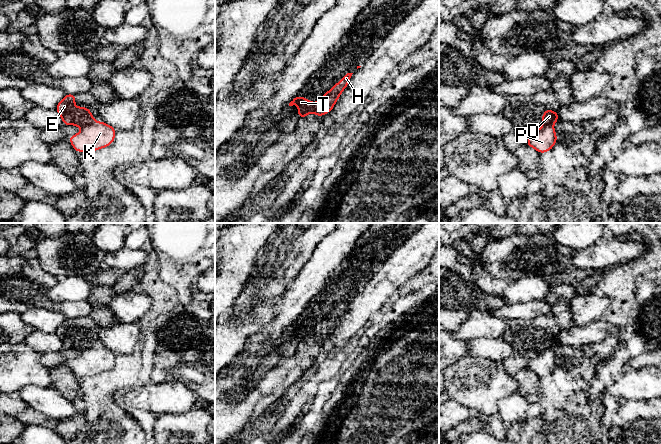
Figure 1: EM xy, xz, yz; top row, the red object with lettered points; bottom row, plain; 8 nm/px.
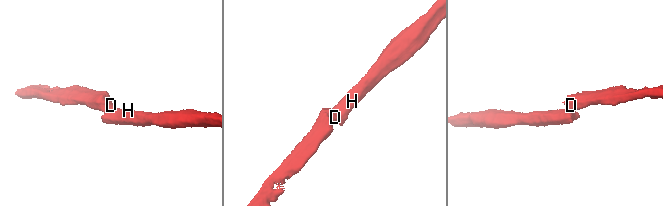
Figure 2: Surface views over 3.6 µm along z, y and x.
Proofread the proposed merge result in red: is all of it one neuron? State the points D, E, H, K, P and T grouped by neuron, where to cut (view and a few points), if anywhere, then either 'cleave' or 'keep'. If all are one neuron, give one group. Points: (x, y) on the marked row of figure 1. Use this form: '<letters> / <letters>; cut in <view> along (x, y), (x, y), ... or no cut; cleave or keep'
D E T / H K P; cut in xy along (94, 122), (83, 128); cleave

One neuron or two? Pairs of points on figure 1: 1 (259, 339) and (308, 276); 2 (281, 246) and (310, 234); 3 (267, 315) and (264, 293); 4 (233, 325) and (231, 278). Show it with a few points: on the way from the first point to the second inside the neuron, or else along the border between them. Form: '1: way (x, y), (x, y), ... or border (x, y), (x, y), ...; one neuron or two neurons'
1: way (275, 326), (285, 316), (300, 292); one neuron
2: way (288, 246), (300, 234), (303, 234); one neuron
3: border (282, 293), (267, 302), (242, 308); two neurons
4: border (232, 305), (225, 313); two neurons

